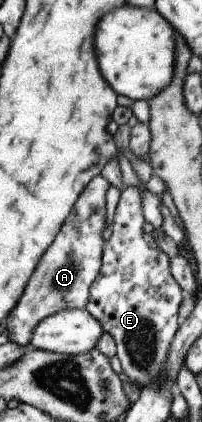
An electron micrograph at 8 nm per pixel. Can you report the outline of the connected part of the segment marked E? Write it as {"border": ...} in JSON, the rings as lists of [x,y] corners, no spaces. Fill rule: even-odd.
{"border":[[[137,187],[121,191],[113,218],[112,236],[104,244],[102,265],[91,285],[86,309],[113,337],[124,373],[146,387],[162,379],[167,353],[180,327],[178,310],[185,294],[171,274],[170,258],[158,247],[153,234],[143,231],[146,220]]]}

